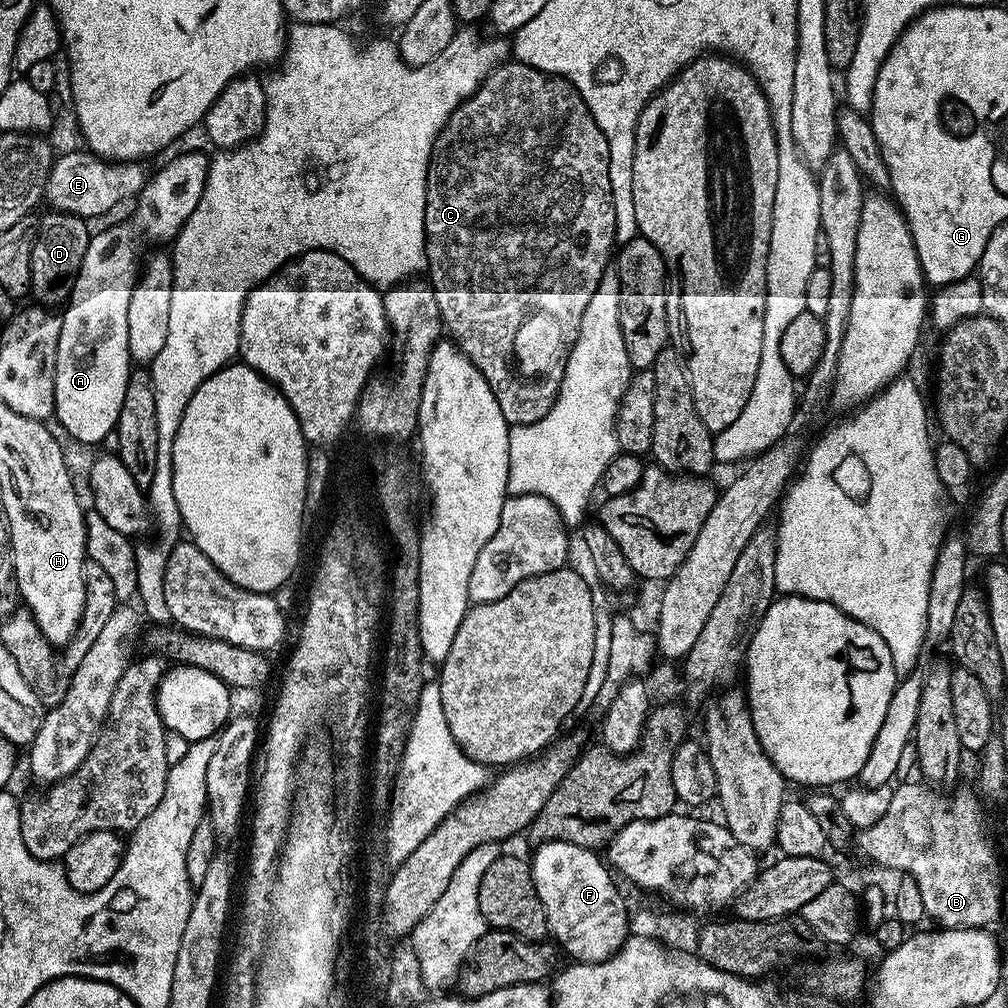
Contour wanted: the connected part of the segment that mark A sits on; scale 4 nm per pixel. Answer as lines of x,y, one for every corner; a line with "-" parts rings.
116,224
113,228
108,228
105,232
96,232
92,240
88,243
86,258
82,264
82,270
74,282
72,299
68,301
62,312
60,322
60,337
58,338
58,354
56,355
56,374
54,378
54,390
56,394
56,414
55,419
60,420
60,424
77,440
80,444
100,444
104,439
111,437
116,431
116,423
122,414
122,404
126,402
126,386
130,374
134,371
134,361
130,354
128,339
130,338
130,326
126,322
126,314
130,314
130,294
134,294
136,281
138,279
138,265
140,260
140,248
136,245
136,232
128,224

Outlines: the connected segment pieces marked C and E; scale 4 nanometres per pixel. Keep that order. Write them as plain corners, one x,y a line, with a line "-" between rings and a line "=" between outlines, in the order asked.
519,62
508,63
501,63
489,72
480,89
454,110
454,114
436,137
436,147
428,161
424,259
426,276
432,279
430,291
436,297
443,327
452,331
450,336
456,347
470,358
470,362
474,362
474,366
478,366
490,390
494,390
494,398
502,414
509,425
515,426
538,422
554,406
566,374
566,362
580,334
586,306
590,298
594,298
594,290
598,290
605,272
609,271
617,242
614,198
610,190
608,143
598,122
594,122
582,94
569,80
560,76
551,76
548,72
=
81,150
81,152
68,152
65,156
60,157
60,155
53,161
52,164
52,173
48,179
48,191
46,193
47,203
52,203
51,207
58,212
69,212
75,216
82,216
85,218
93,218
92,216
104,216
107,212
112,212
115,210
119,204
124,204
127,200
135,201
139,197
140,191
144,188
145,184
148,183
150,176
147,172
144,173
145,165
140,162
113,162
110,160
105,160
104,157
95,155
87,150

